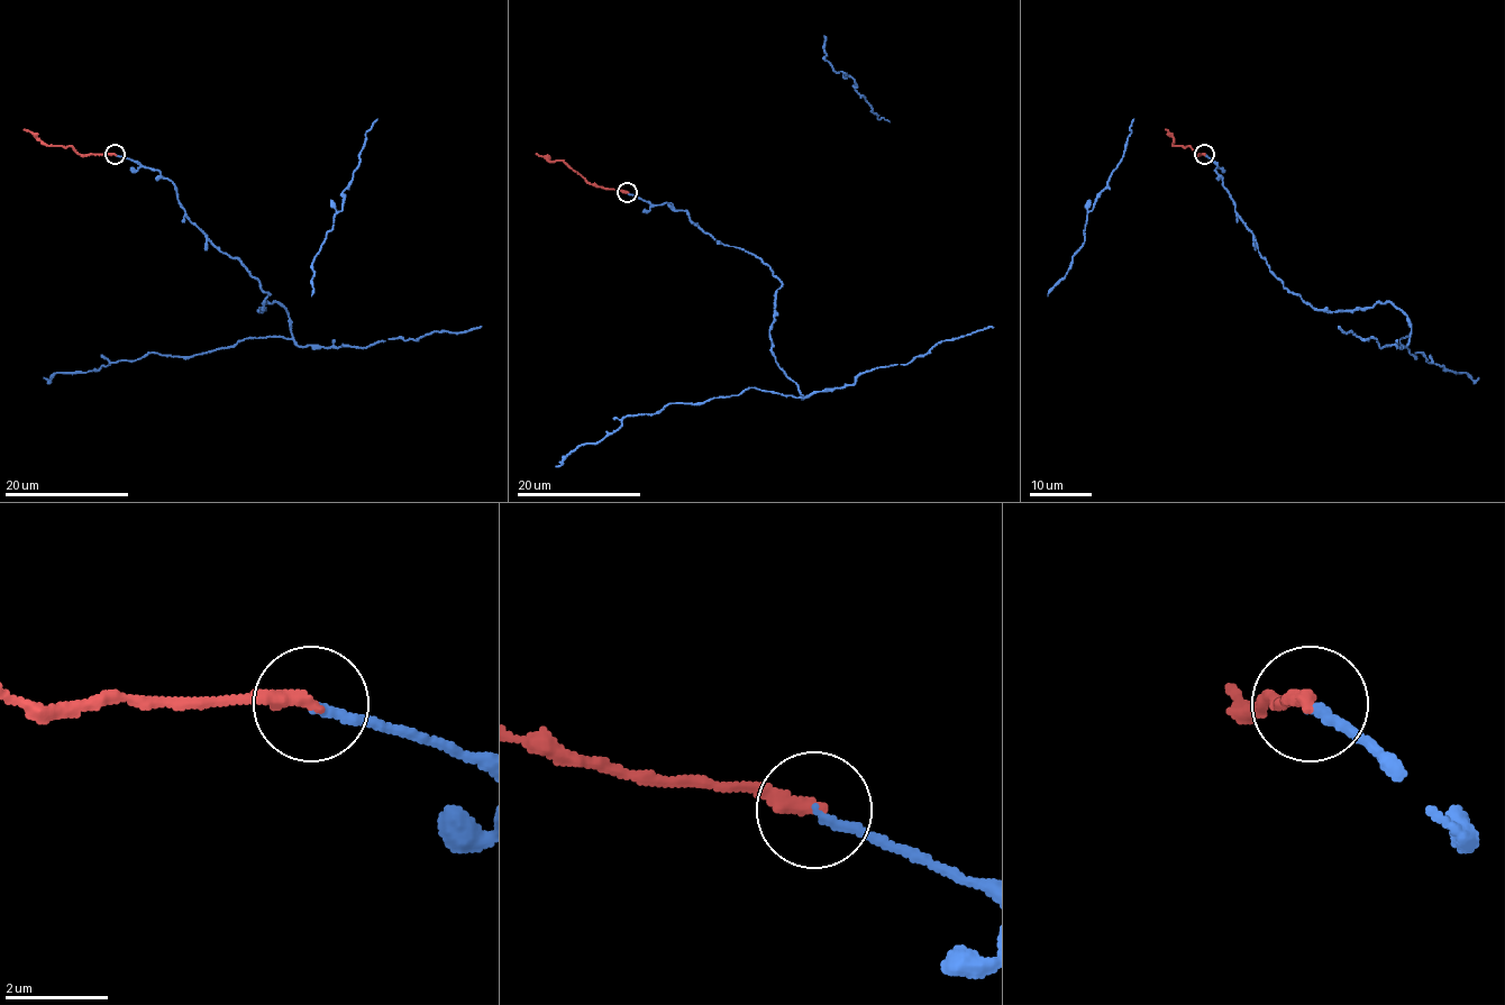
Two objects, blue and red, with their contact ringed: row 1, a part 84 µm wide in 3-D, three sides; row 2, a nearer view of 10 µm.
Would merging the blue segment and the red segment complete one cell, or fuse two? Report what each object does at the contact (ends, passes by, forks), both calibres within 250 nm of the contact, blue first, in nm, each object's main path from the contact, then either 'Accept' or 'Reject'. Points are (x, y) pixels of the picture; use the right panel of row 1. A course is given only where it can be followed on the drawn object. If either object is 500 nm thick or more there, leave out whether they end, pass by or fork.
At the ring blue ends. At the ring red ends. Thickness 160 nm (blue) against 320 nm. Course of blue: (1205, 154), (1284, 288), (1313, 308), (1335, 311), (1392, 301), (1412, 328), (1399, 340), (1410, 353), (1478, 377). Course of red: (1205, 154), (1197, 154), (1189, 146), (1174, 146), (1174, 138), (1165, 129). Accept

